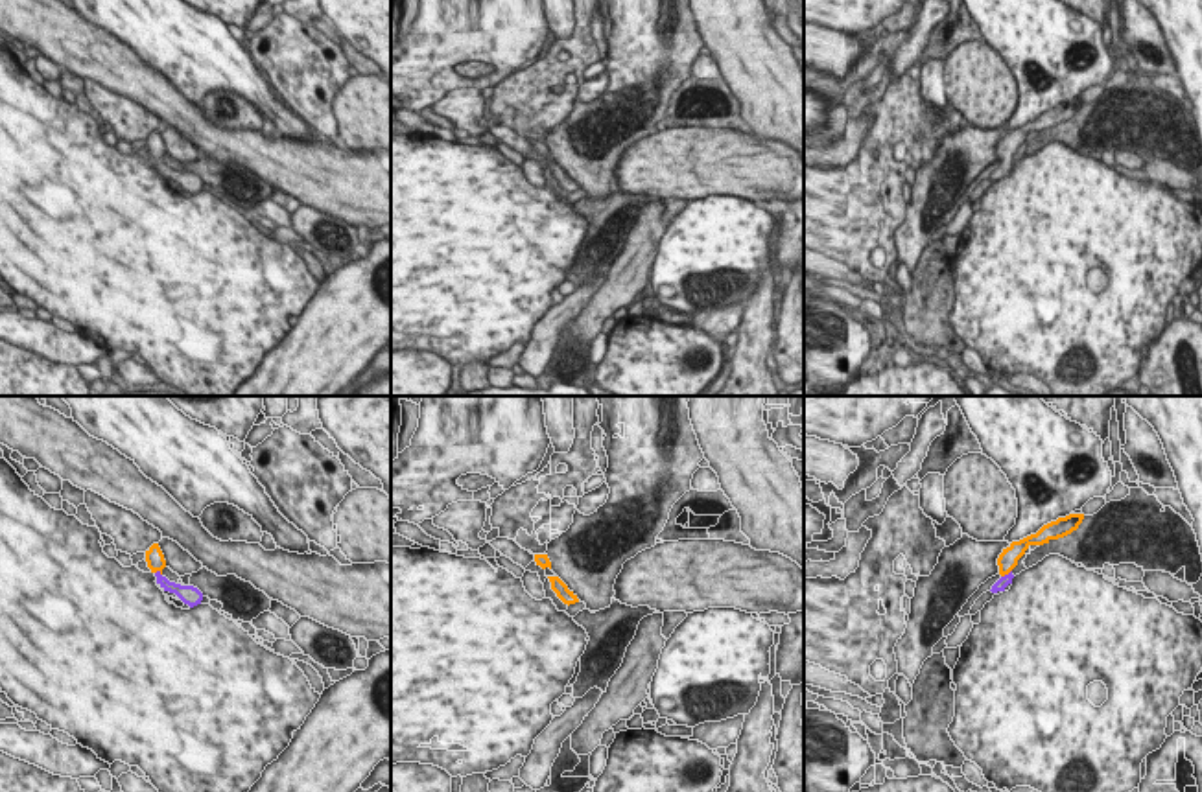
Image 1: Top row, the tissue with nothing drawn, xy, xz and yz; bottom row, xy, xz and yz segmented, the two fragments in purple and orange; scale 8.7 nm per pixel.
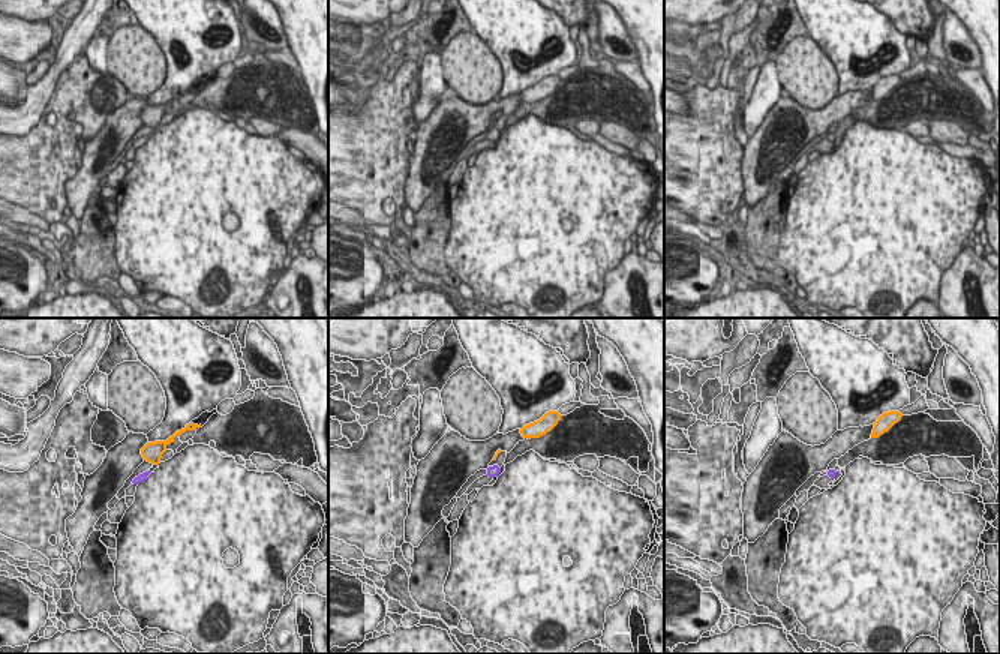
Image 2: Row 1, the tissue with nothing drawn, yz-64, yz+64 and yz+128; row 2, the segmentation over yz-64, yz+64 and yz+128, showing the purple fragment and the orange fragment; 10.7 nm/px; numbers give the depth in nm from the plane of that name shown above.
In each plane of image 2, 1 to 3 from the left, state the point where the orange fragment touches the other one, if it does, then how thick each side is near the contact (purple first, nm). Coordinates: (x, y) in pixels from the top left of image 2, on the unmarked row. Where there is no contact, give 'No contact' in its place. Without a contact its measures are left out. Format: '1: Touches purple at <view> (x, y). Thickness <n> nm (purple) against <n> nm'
1: No contact
2: No contact
3: No contact.

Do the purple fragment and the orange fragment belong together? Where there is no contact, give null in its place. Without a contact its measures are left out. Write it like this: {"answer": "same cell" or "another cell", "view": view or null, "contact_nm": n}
{"answer": "same cell", "view": "yz", "contact_nm": 120}

